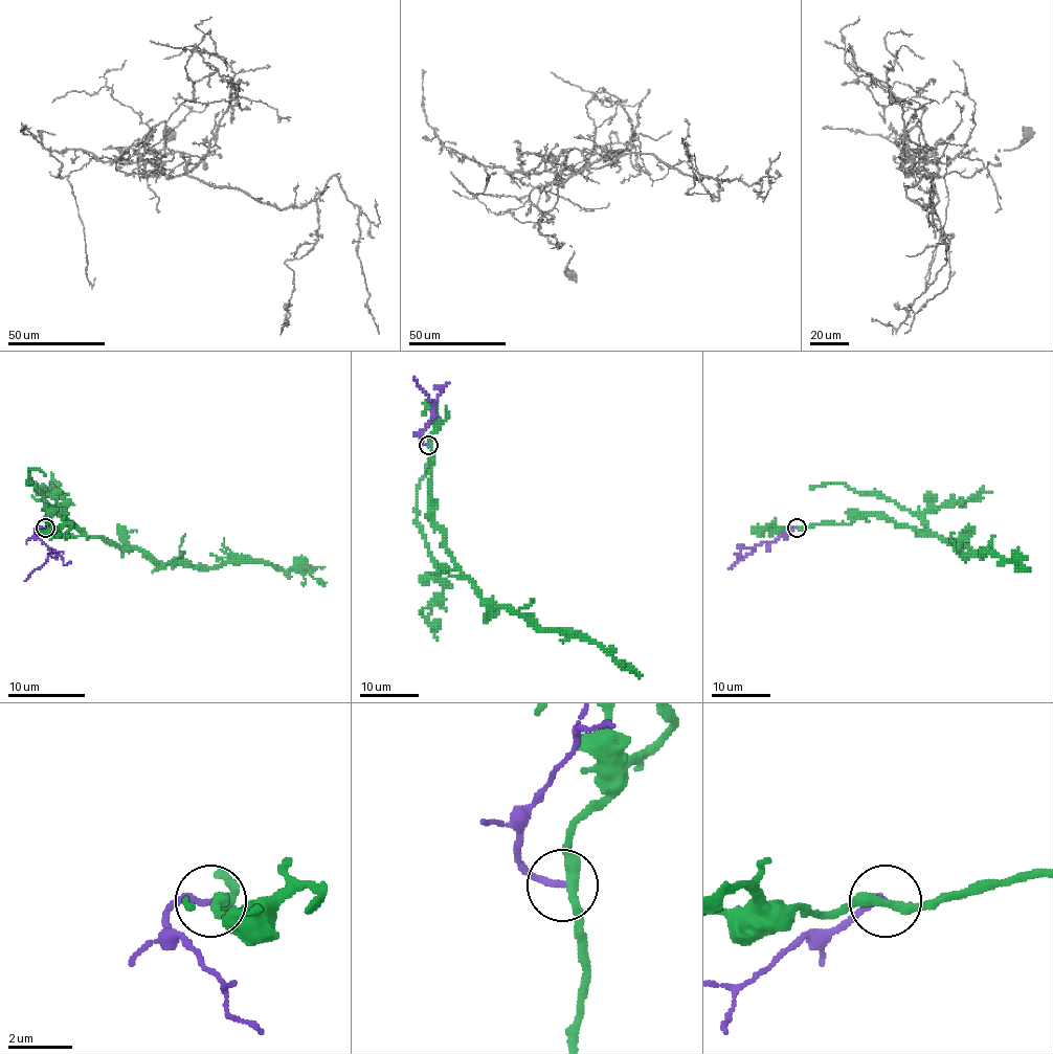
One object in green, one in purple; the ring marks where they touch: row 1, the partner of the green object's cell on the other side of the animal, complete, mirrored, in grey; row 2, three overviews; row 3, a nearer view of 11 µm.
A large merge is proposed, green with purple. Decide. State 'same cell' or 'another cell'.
another cell

